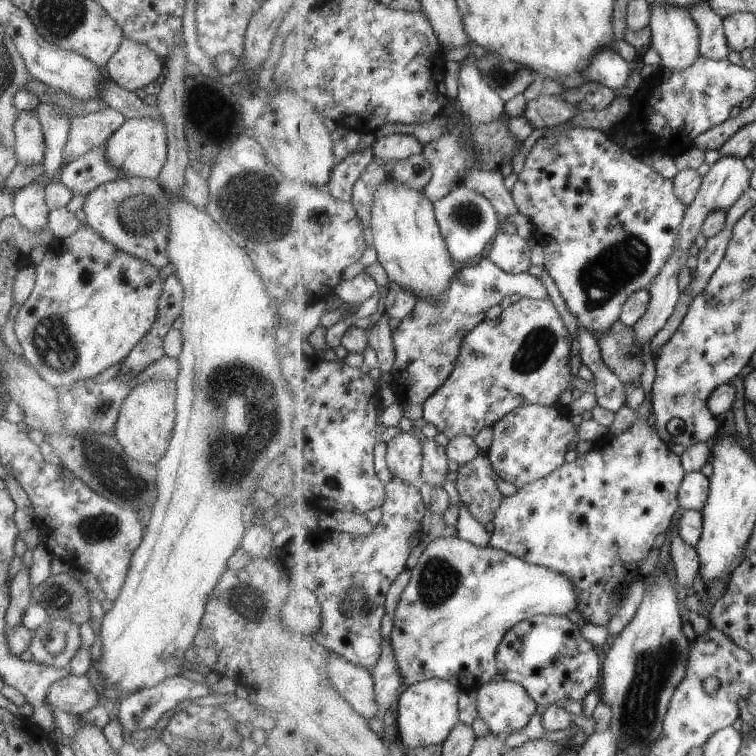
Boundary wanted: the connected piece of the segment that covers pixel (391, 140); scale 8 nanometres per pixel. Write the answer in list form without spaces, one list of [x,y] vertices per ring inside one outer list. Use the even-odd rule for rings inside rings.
[[[394,133],[372,141],[377,158],[384,160],[405,160],[411,156],[422,154],[425,145],[414,135]]]

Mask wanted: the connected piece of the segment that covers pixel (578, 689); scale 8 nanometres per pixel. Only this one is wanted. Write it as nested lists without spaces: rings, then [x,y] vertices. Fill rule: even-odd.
[[[536,615],[516,624],[500,644],[498,662],[506,679],[522,684],[545,708],[566,698],[584,702],[596,686],[602,685],[605,666],[604,656],[596,650],[595,644],[584,638],[581,625],[566,615]]]

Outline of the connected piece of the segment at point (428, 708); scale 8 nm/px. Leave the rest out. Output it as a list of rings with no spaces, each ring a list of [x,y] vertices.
[[[439,678],[418,682],[405,688],[397,705],[401,746],[407,749],[443,745],[460,724],[462,691],[461,687]]]

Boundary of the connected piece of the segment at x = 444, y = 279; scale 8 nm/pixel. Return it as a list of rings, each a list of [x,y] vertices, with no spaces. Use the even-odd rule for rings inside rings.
[[[394,178],[382,182],[376,192],[372,222],[374,246],[378,252],[378,260],[387,271],[391,281],[398,282],[400,286],[412,290],[419,300],[422,298],[438,300],[454,284],[454,274],[460,267],[450,252],[447,237],[442,232],[435,204],[426,192],[414,190],[412,186],[408,186],[407,182],[398,182]]]

